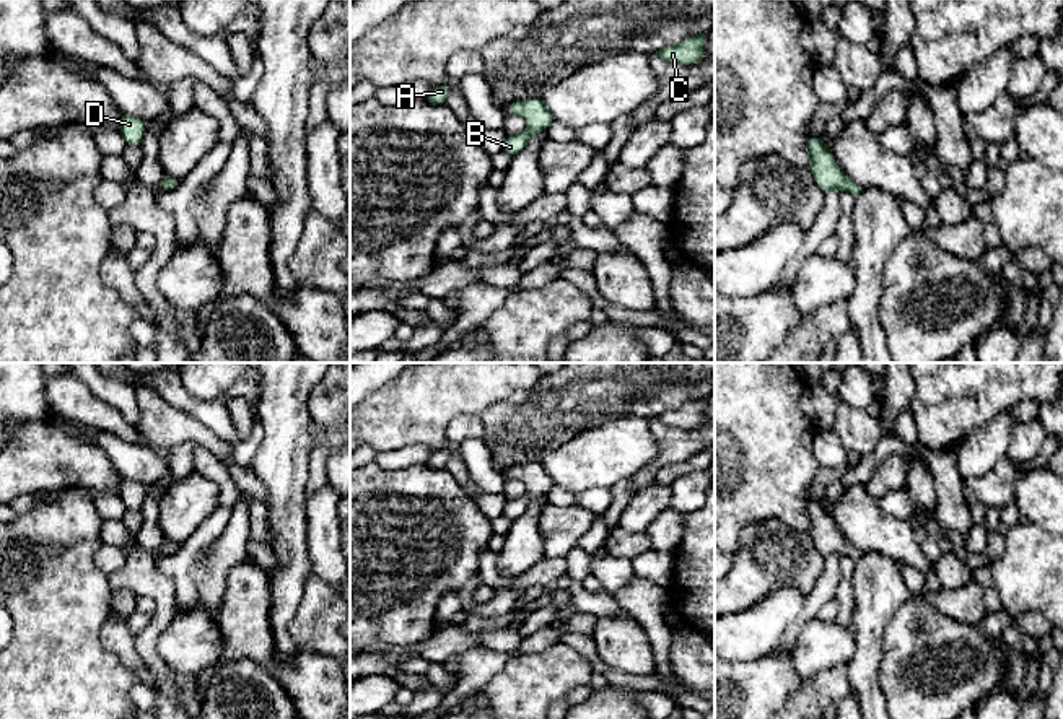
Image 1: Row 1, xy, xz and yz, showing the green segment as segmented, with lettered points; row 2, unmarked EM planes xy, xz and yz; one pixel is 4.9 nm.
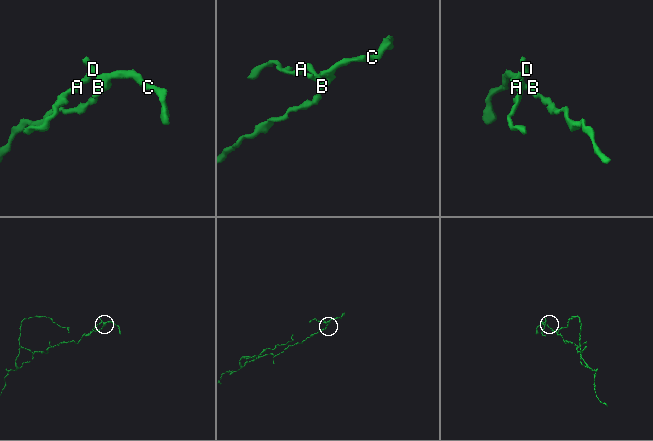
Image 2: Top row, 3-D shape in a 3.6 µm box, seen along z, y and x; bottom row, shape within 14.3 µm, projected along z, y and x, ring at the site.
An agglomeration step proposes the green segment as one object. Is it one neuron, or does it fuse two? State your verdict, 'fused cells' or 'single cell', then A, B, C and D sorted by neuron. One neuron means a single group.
single cell; groups A B C D

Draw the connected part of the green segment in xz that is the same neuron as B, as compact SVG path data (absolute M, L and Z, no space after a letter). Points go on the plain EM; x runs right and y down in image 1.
M531 462L519 467L511 467L505 478L516 478L527 485L527 493L516 499L508 499L503 509L503 516L514 521L521 517L527 506L537 498L545 496L549 490L555 485L553 480L545 472L542 462Z

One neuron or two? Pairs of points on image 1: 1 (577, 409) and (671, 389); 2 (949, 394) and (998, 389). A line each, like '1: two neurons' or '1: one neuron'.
1: one neuron
2: one neuron

